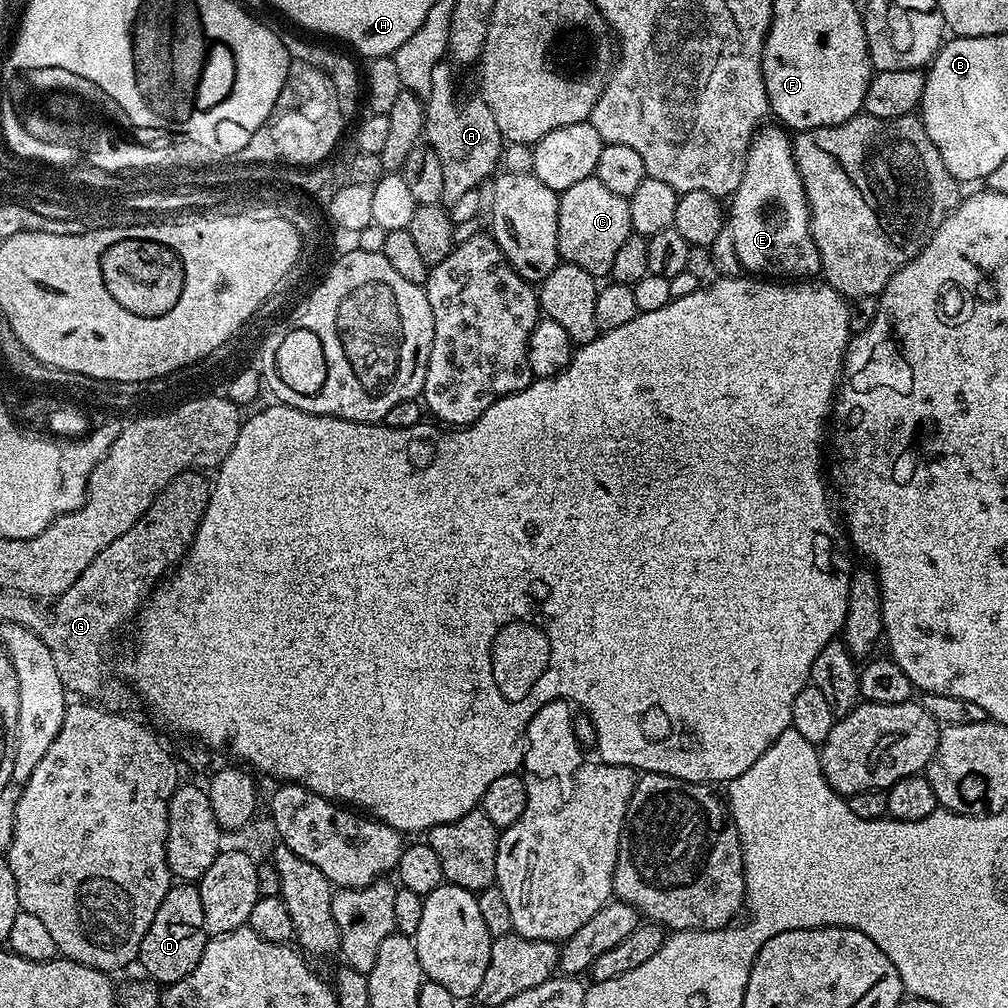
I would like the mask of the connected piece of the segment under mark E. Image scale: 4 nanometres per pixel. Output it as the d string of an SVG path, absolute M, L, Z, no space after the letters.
M764 126L752 137L742 178L730 197L726 231L732 236L741 269L756 278L800 282L820 272L818 250L808 225L808 203L792 157L792 141L783 127Z

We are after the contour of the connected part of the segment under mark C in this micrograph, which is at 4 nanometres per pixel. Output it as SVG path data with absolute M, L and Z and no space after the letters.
M595 175L587 176L582 182L574 182L574 186L559 193L559 197L558 250L561 261L582 266L582 270L591 276L607 277L622 242L633 235L628 197L614 194L614 190L606 190L606 186L602 186Z

